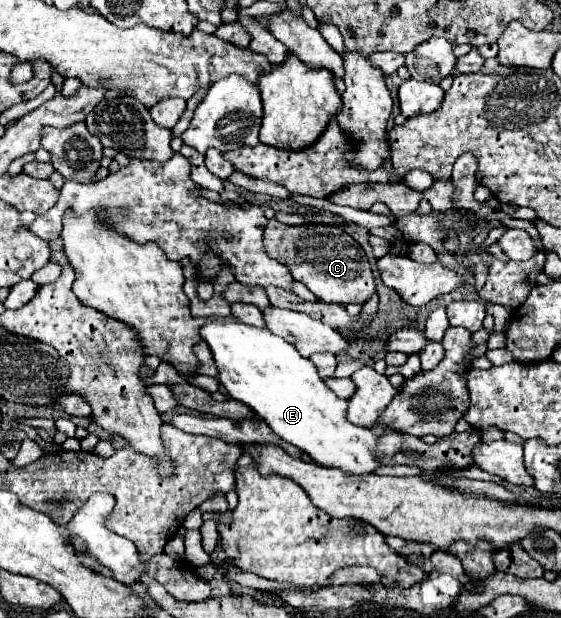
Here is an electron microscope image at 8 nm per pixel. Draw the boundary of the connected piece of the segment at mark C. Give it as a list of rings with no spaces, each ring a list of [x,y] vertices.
[[[270,219],[264,229],[264,249],[272,259],[284,263],[292,277],[304,283],[324,303],[364,305],[376,293],[368,257],[364,261],[364,249],[346,233],[332,235],[326,225],[290,227]]]

